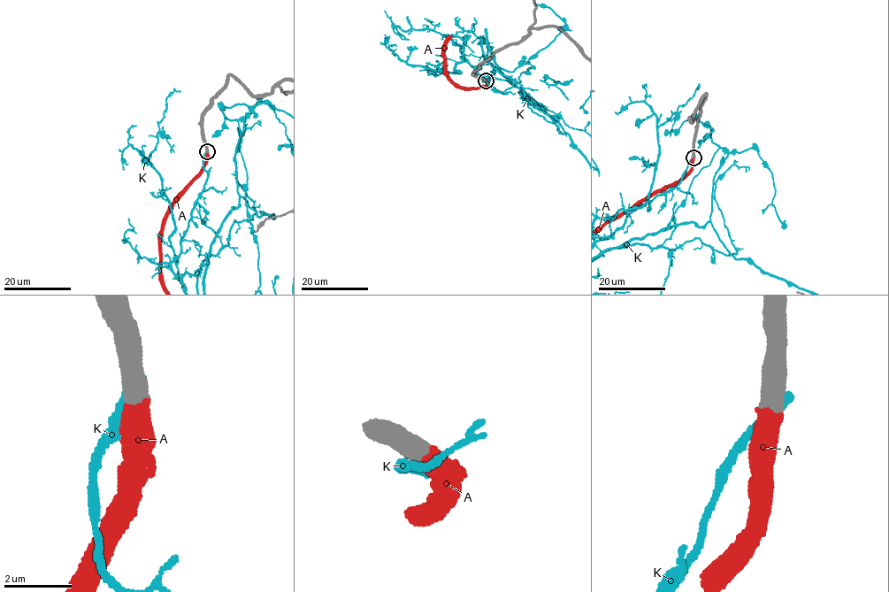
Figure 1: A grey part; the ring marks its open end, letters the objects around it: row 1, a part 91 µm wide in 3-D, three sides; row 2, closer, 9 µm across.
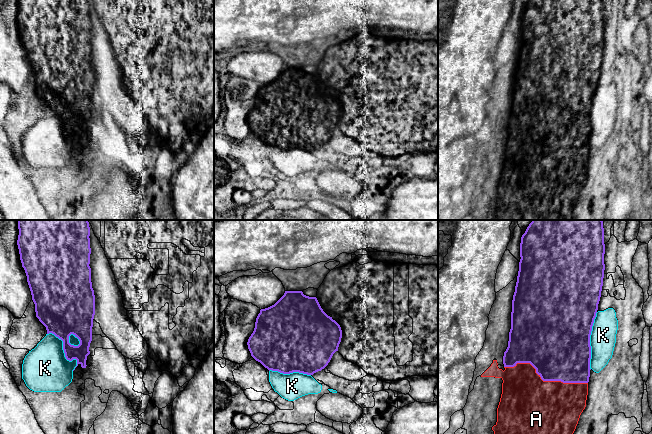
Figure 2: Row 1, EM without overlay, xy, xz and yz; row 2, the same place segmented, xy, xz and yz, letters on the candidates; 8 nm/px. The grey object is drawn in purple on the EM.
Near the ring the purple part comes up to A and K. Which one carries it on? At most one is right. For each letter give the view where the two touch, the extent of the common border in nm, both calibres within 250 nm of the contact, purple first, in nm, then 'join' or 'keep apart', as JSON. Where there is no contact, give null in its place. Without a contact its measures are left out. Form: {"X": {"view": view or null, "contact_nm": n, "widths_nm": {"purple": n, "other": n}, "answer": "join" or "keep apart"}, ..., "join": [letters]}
{"A": {"view": "yz", "contact_nm": 700, "widths_nm": {"purple": 440, "other": 500}, "answer": "join"}, "K": {"view": "yz", "contact_nm": 460, "widths_nm": {"purple": 500, "other": 200}, "answer": "keep apart"}, "join": ["A"]}

